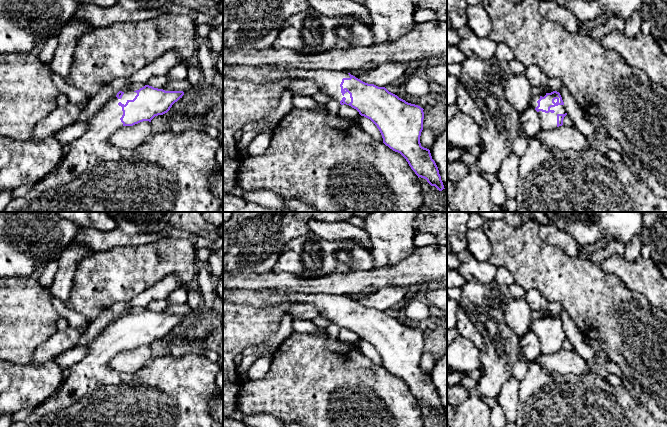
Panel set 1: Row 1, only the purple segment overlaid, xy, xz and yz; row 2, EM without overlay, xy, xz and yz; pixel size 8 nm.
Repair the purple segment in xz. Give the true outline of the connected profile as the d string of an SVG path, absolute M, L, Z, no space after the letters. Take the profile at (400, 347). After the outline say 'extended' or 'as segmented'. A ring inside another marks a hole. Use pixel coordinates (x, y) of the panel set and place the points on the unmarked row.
M226 291L223 303L255 307L268 305L313 304L320 316L349 329L370 343L379 353L383 367L400 377L415 398L439 415L444 412L438 391L430 374L421 370L423 332L389 316L385 311L368 308L343 295L308 295L296 292Z | extended

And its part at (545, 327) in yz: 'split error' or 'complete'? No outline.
split error

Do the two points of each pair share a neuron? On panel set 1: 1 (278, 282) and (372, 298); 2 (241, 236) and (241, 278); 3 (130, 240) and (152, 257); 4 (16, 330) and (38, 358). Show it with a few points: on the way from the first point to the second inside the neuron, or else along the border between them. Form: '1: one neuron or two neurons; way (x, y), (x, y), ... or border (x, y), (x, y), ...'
1: two neurons; border (379, 289), (352, 296)
2: two neurons; border (233, 272), (265, 273)
3: two neurons; border (160, 239), (154, 242), (116, 246), (114, 248)
4: two neurons; border (51, 337), (37, 347), (31, 362)

